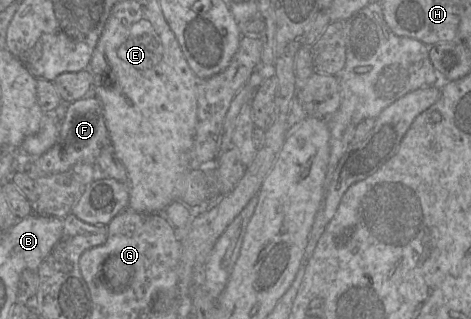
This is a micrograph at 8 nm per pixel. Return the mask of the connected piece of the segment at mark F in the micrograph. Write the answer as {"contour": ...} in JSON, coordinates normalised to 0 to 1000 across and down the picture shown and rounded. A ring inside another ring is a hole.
{"contour":[[[204,301],[166,310],[144,326],[119,448],[81,492],[36,486],[36,530],[49,530],[68,555],[138,539],[163,511],[202,511],[214,470],[234,448],[214,317]]]}

